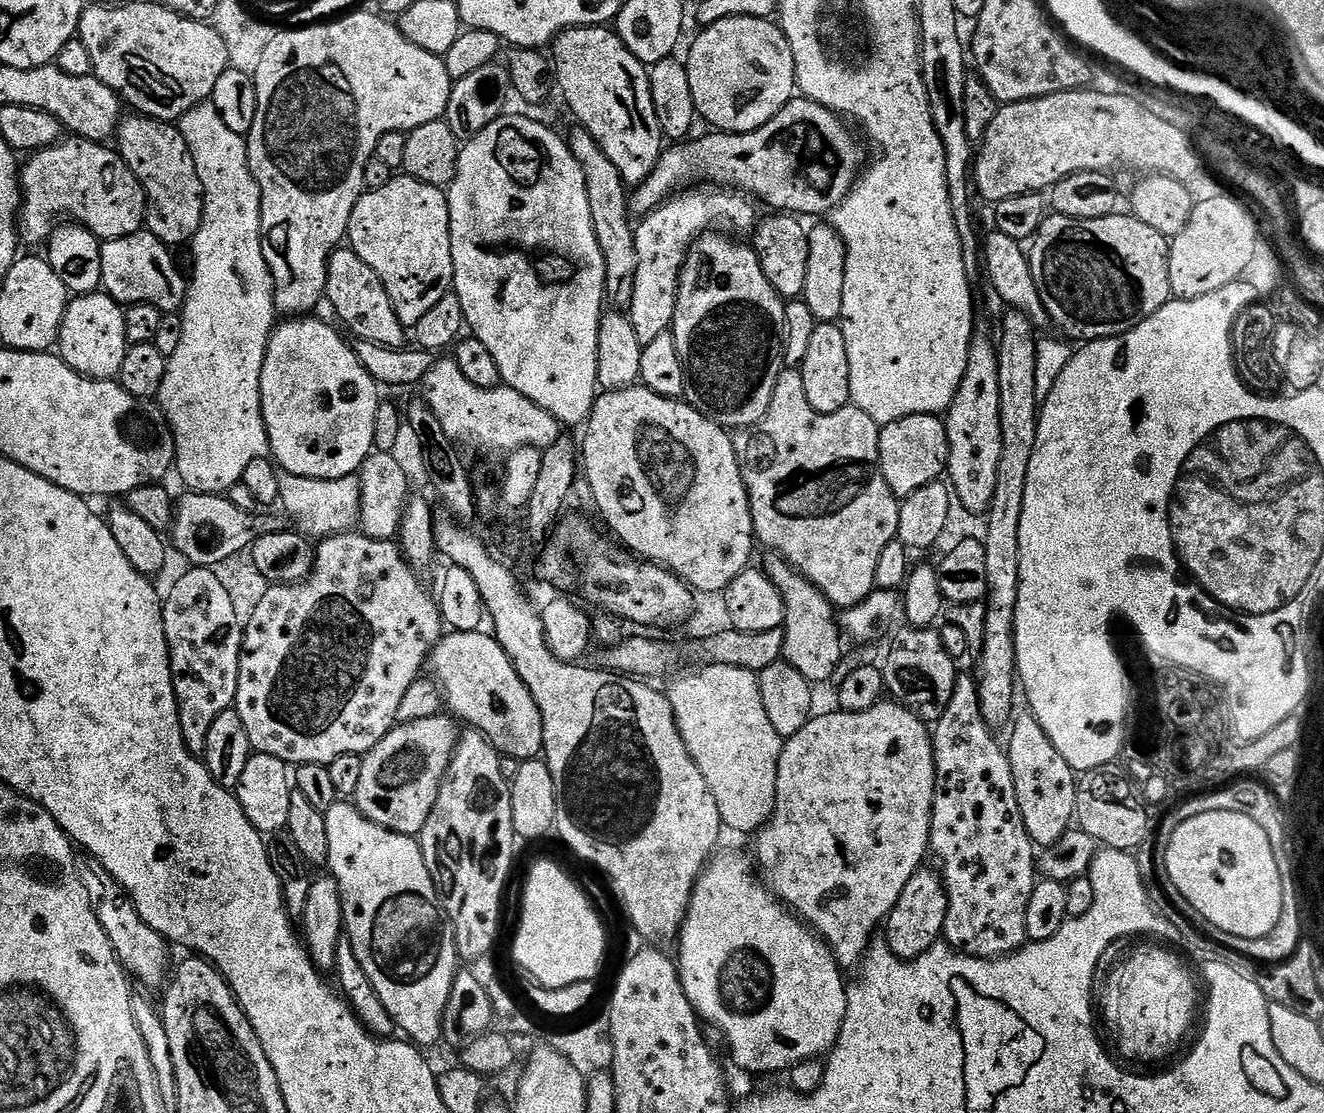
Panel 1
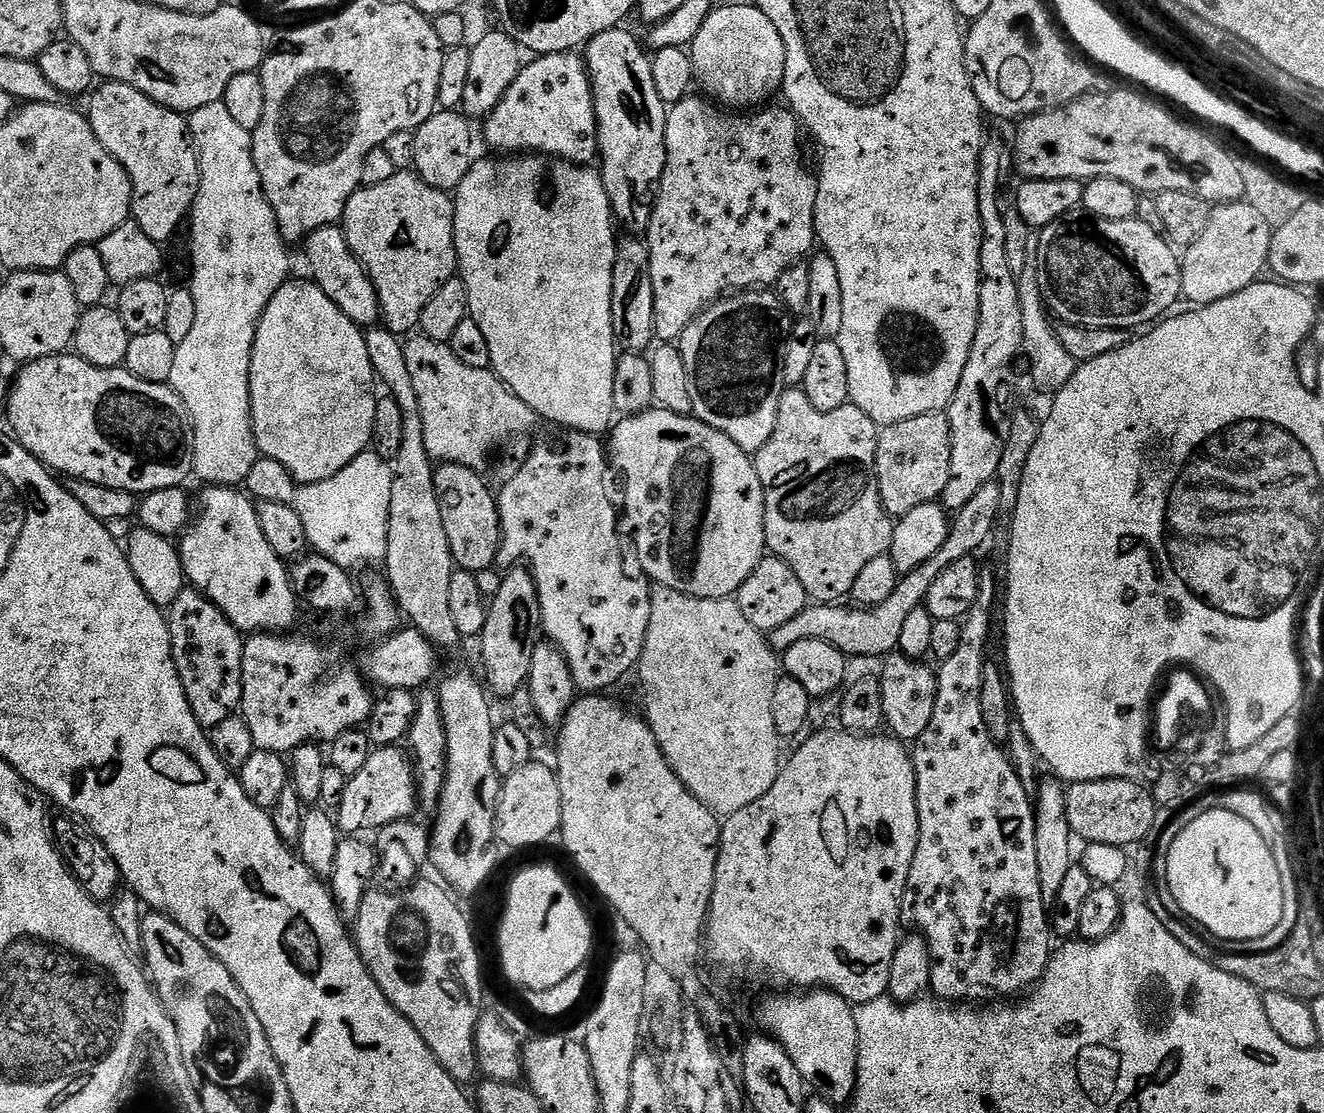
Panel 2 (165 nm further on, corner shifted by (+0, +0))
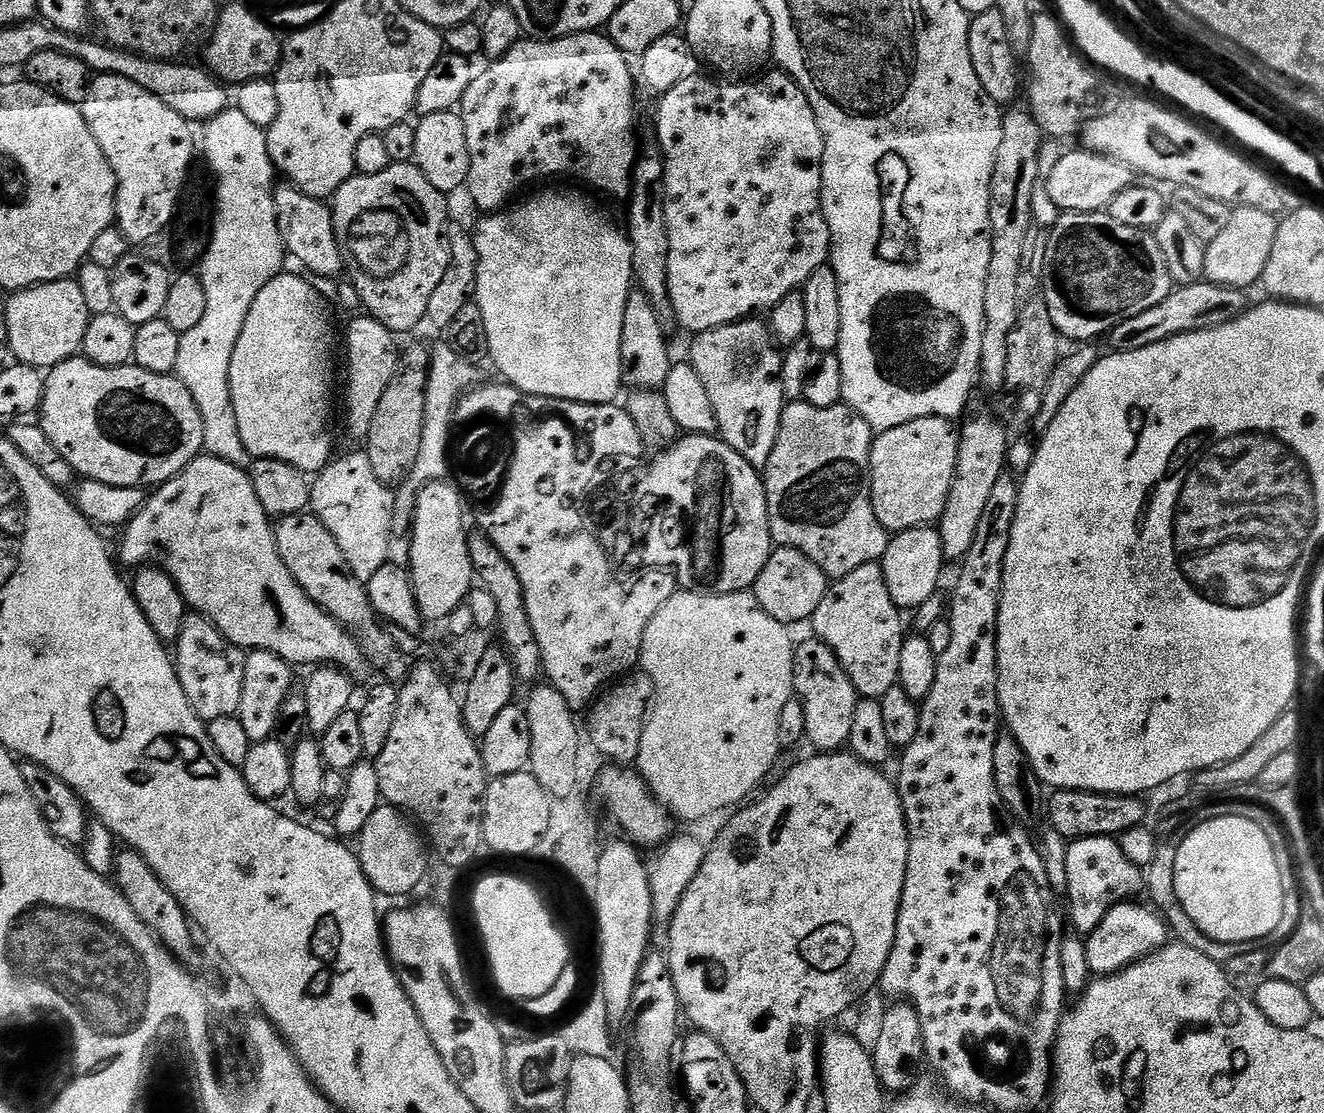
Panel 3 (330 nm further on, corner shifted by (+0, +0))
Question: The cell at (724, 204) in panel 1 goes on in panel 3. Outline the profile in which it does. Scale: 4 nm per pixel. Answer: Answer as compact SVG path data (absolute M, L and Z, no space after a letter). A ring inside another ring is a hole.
M773 70L765 74L764 80L754 81L745 96L740 92L728 92L726 85L715 84L710 77L697 74L678 82L674 90L663 93L659 100L660 109L656 112L656 136L660 139L659 151L664 161L664 221L668 227L670 242L668 293L674 306L675 323L681 324L686 331L692 332L691 334L699 334L714 330L718 326L755 317L757 314L771 313L772 309L778 306L778 302L782 302L782 298L803 289L810 274L814 274L814 270L823 268L829 263L832 251L832 235L820 201L824 135L806 94L801 90L800 84L794 82L792 76Z

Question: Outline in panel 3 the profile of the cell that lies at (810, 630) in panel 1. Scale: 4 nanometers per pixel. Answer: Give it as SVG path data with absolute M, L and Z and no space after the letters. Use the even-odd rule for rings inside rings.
M809 638L795 645L796 653L794 654L794 692L802 702L802 710L806 710L806 730L804 735L807 743L812 743L813 749L821 753L835 752L843 749L850 738L850 729L854 723L854 710L856 709L857 694L846 670L838 662L834 650L826 646L820 640Z

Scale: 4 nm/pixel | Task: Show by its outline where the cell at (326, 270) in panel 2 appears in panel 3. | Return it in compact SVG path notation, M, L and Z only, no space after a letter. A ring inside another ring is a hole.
M284 182L275 189L276 208L277 208L277 224L278 230L281 232L281 238L284 240L284 246L289 257L292 256L305 268L305 273L316 276L336 276L339 272L345 271L346 265L344 255L340 252L340 243L336 237L334 230L334 222L332 221L331 207L323 200L315 200L313 196L307 196L305 192L299 192L293 188L291 184Z

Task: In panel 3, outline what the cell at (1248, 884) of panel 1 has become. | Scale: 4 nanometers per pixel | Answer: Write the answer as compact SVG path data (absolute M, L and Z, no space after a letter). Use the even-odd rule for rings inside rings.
M1220 817L1198 825L1178 848L1174 865L1174 890L1178 902L1197 924L1198 930L1223 945L1262 939L1274 930L1278 922L1282 922L1284 887L1278 875L1274 849L1262 826L1247 818Z

